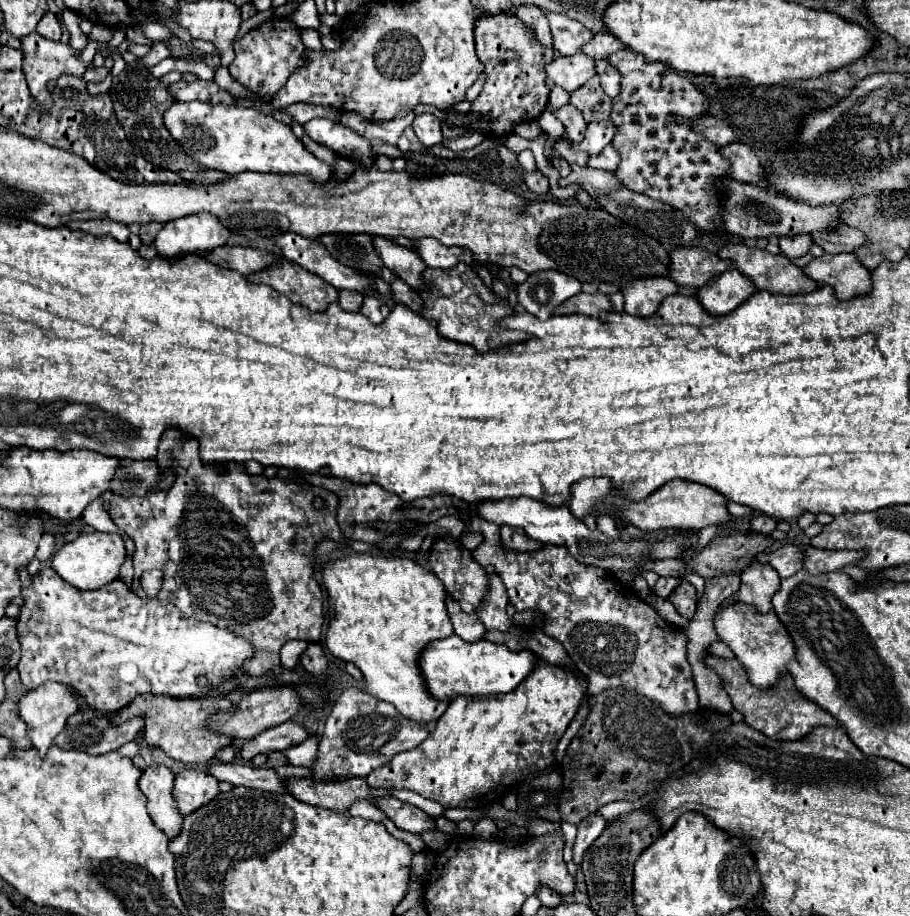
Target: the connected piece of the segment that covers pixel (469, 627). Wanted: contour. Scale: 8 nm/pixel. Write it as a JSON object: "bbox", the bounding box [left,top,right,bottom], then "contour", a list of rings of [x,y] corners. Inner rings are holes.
{"bbox":[445,596,485,642],"contour":[[[449,596],[445,598],[445,606],[447,606],[447,614],[451,618],[451,624],[453,624],[453,632],[461,640],[465,640],[465,642],[477,642],[477,640],[483,638],[485,628],[483,628],[483,624],[479,624],[479,620],[477,620],[477,616],[473,612],[471,614],[463,612],[459,608],[459,604],[455,604],[455,600],[451,600]]]}

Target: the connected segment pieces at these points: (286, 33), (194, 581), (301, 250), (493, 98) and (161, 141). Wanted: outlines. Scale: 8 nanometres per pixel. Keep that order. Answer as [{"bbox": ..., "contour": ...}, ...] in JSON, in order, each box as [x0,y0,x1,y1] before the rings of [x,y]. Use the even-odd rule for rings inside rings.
[{"bbox":[229,18,305,96],"contour":[[[271,18],[235,42],[235,60],[231,62],[229,72],[237,82],[247,86],[255,94],[275,96],[275,92],[287,82],[291,72],[303,66],[303,50],[305,46],[299,38],[299,28],[295,28],[291,20]]]},{"bbox":[109,428,343,676],"contour":[[[169,428],[165,434],[163,434],[163,440],[159,444],[159,454],[157,454],[157,464],[161,470],[173,470],[175,472],[175,484],[171,486],[171,490],[167,492],[149,492],[147,496],[139,498],[139,496],[131,496],[131,498],[121,498],[121,496],[113,496],[109,500],[109,516],[111,520],[115,522],[115,526],[119,526],[135,544],[135,554],[133,554],[133,564],[135,564],[135,576],[133,576],[133,592],[137,596],[147,596],[141,588],[141,574],[145,570],[151,570],[151,568],[159,568],[163,572],[163,586],[159,590],[159,598],[161,600],[171,600],[171,604],[175,604],[183,616],[187,618],[197,618],[197,620],[203,620],[203,622],[211,622],[215,624],[217,628],[227,628],[247,640],[251,640],[251,644],[255,644],[255,654],[253,658],[249,658],[245,662],[245,670],[251,674],[251,676],[263,676],[265,672],[273,670],[275,666],[279,666],[279,650],[285,642],[289,640],[307,640],[307,642],[317,642],[319,636],[321,636],[321,628],[323,628],[323,592],[313,576],[313,550],[315,550],[315,544],[319,538],[325,538],[325,534],[337,542],[343,542],[343,534],[341,534],[341,528],[337,524],[337,506],[339,506],[339,500],[333,492],[325,490],[325,488],[319,488],[319,486],[309,486],[309,484],[297,484],[297,482],[289,482],[289,480],[281,480],[281,478],[265,478],[265,476],[249,476],[243,466],[239,464],[229,464],[229,470],[227,474],[219,474],[217,466],[215,464],[209,464],[205,466],[201,460],[199,460],[199,446],[189,440],[187,436],[183,436],[181,432],[175,432],[175,428]],[[315,498],[321,498],[323,504],[325,504],[325,510],[317,510],[313,506],[313,500]]]},{"bbox":[273,232,373,292],"contour":[[[287,232],[287,234],[281,234],[279,238],[275,238],[273,242],[283,250],[283,256],[287,256],[289,260],[295,260],[299,266],[307,268],[309,272],[321,276],[337,290],[367,292],[373,286],[369,276],[339,264],[335,258],[331,258],[331,254],[323,248],[323,244],[319,244],[311,238],[295,236],[295,234]]]},{"bbox":[443,14,555,138],"contour":[[[513,14],[499,16],[479,16],[475,24],[475,44],[477,56],[485,66],[485,86],[477,100],[471,104],[469,114],[479,116],[473,126],[447,126],[443,124],[445,138],[463,136],[469,130],[479,130],[489,138],[503,138],[513,134],[517,124],[535,122],[549,100],[549,88],[545,86],[545,64],[555,58],[553,48],[543,46],[531,28],[527,28]]]},{"bbox":[109,68,229,184],"contour":[[[127,68],[127,70],[123,70],[119,76],[113,78],[113,86],[111,86],[109,96],[113,100],[117,120],[123,126],[127,140],[131,142],[137,156],[143,156],[145,160],[153,162],[157,168],[177,172],[189,184],[215,184],[215,182],[229,178],[229,174],[203,168],[199,162],[191,160],[185,154],[185,150],[181,148],[181,144],[169,134],[169,130],[163,124],[163,114],[165,114],[167,108],[171,108],[173,100],[171,100],[169,90],[157,78],[153,78],[147,72],[147,68]]]}]

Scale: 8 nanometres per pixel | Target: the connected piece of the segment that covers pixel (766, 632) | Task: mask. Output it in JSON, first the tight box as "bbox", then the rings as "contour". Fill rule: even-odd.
{"bbox":[713,602,795,688],"contour":[[[731,602],[729,606],[719,606],[713,618],[715,632],[721,642],[725,642],[735,658],[743,664],[747,678],[759,686],[769,688],[769,684],[775,684],[775,678],[781,674],[787,674],[787,660],[795,656],[795,646],[791,644],[791,636],[787,636],[787,630],[783,624],[779,624],[779,618],[773,610],[761,614],[749,604],[743,602]]]}

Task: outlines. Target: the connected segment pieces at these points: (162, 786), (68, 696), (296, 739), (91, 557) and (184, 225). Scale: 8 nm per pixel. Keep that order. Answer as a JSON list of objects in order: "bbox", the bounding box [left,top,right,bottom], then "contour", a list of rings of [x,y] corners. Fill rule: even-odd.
[{"bbox":[137,764,183,836],"contour":[[[147,764],[137,780],[139,790],[149,800],[149,816],[167,836],[175,836],[175,832],[179,832],[179,820],[183,818],[171,796],[173,780],[173,772],[163,764]]]},{"bbox":[19,682,79,756],"contour":[[[47,682],[35,690],[29,690],[21,700],[19,700],[19,716],[27,726],[27,736],[31,738],[33,748],[39,750],[39,754],[43,756],[43,752],[47,752],[47,748],[53,744],[53,738],[63,730],[63,724],[69,716],[73,716],[79,710],[77,704],[77,696],[75,692],[71,692],[71,688],[63,688],[63,684],[59,682]]]},{"bbox":[239,720,307,760],"contour":[[[289,720],[289,722],[283,722],[279,726],[267,728],[259,736],[247,740],[241,746],[239,754],[243,760],[251,760],[257,754],[269,754],[273,750],[285,750],[293,744],[301,744],[303,740],[307,740],[307,730]]]},{"bbox":[53,532,125,590],"contour":[[[81,532],[77,540],[67,542],[55,556],[53,556],[53,570],[61,576],[67,584],[79,590],[99,590],[101,586],[109,584],[119,576],[119,568],[125,558],[125,544],[119,534],[105,534],[105,532]]]},{"bbox":[155,212,229,256],"contour":[[[199,212],[199,216],[185,216],[165,224],[155,238],[155,248],[160,255],[177,256],[177,252],[205,252],[225,246],[229,230],[217,216]]]}]

